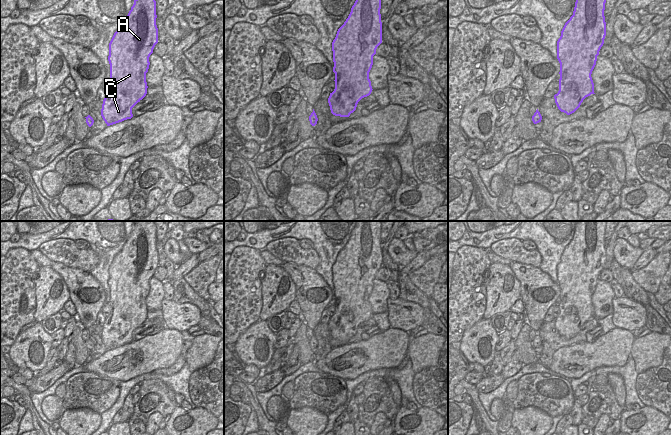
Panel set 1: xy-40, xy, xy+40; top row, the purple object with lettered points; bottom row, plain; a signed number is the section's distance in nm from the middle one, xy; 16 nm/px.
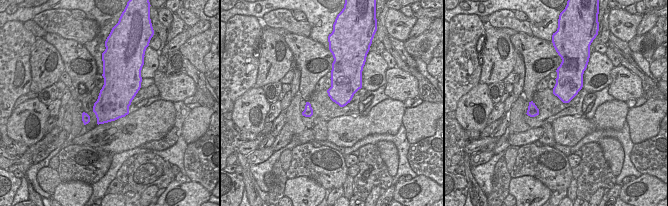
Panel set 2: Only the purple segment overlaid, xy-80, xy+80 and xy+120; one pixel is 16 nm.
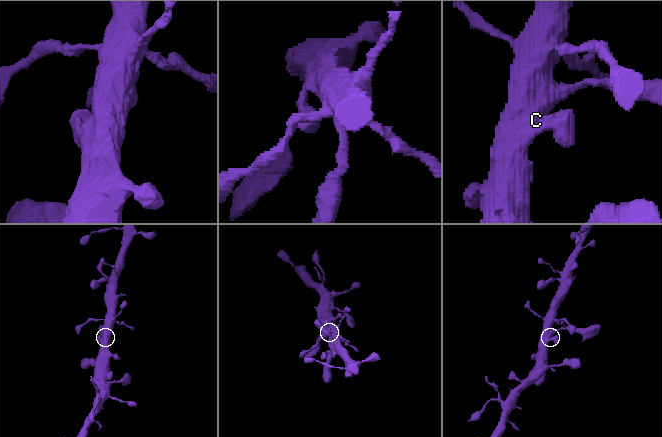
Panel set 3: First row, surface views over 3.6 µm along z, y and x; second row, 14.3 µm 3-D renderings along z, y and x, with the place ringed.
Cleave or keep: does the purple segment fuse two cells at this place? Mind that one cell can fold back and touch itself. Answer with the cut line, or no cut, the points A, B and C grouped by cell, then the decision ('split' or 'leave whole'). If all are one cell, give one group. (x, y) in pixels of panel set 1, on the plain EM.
no cut | A B C | leave whole

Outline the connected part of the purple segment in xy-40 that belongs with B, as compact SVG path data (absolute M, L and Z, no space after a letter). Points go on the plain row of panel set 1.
M138 221L109 267L111 312L101 333L107 350L131 343L132 332L147 318L149 281L158 267L156 242L154 221Z

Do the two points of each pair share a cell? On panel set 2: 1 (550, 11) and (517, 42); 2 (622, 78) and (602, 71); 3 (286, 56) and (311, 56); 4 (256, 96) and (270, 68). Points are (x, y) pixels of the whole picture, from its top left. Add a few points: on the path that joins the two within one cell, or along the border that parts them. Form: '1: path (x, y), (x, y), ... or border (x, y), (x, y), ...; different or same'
1: border (532, 34), (551, 41); different
2: border (614, 67), (611, 70), (611, 82), (608, 85); different
3: border (283, 36), (293, 59); different
4: border (255, 86), (261, 87); different

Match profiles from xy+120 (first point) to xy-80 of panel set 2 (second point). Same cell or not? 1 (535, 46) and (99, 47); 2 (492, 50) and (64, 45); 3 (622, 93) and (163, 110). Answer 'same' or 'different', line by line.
1: different
2: different
3: different

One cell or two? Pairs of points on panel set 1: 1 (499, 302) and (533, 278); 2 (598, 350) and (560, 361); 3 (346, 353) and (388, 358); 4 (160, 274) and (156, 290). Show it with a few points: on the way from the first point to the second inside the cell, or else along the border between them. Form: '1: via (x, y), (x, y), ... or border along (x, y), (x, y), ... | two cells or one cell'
1: border along (510, 266), (519, 282), (520, 298) | two cells
2: via (589, 355), (569, 361) | one cell
3: via (356, 355), (378, 355) | one cell
4: border along (153, 276), (162, 282) | two cells

